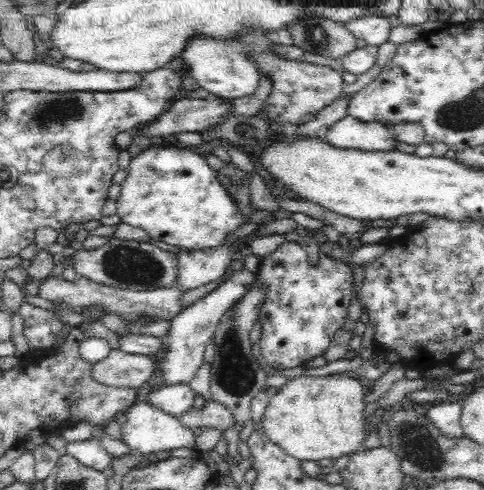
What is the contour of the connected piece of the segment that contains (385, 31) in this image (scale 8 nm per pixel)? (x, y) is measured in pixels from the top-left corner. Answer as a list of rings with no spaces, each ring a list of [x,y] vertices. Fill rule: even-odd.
[[[370,14],[350,20],[344,26],[354,34],[356,38],[362,38],[368,46],[380,46],[388,41],[392,25],[386,17]]]

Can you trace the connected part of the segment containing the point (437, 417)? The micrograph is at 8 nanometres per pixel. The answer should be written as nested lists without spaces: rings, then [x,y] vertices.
[[[462,402],[438,403],[438,406],[431,406],[426,412],[425,417],[443,433],[444,436],[450,438],[464,438],[464,431],[460,425],[460,412],[462,410]]]

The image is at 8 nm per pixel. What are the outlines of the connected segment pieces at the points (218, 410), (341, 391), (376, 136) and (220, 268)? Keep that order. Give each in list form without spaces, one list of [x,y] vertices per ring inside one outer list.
[[[216,401],[206,402],[201,409],[190,407],[190,410],[186,414],[180,414],[178,419],[180,424],[190,430],[194,427],[210,427],[226,431],[234,425],[232,413]]]
[[[336,373],[327,376],[299,375],[290,378],[279,389],[271,392],[271,400],[261,418],[262,430],[272,443],[282,447],[288,455],[298,460],[324,460],[324,458],[340,458],[356,453],[362,443],[369,437],[366,435],[366,418],[364,417],[364,386],[358,379]]]
[[[352,116],[337,121],[328,130],[325,141],[334,148],[356,149],[361,152],[397,151],[399,142],[386,125],[358,121]]]
[[[224,243],[220,248],[182,251],[177,256],[178,278],[174,283],[178,283],[180,289],[184,290],[206,286],[223,276],[232,261],[233,253],[232,243]]]

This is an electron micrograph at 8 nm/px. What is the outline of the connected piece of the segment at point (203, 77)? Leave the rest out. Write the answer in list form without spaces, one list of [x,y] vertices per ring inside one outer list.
[[[198,34],[188,40],[188,44],[186,44],[184,52],[180,52],[180,56],[198,86],[214,96],[232,100],[254,94],[258,88],[261,74],[256,63],[252,63],[244,54],[234,52],[224,40],[214,40],[205,34]]]

